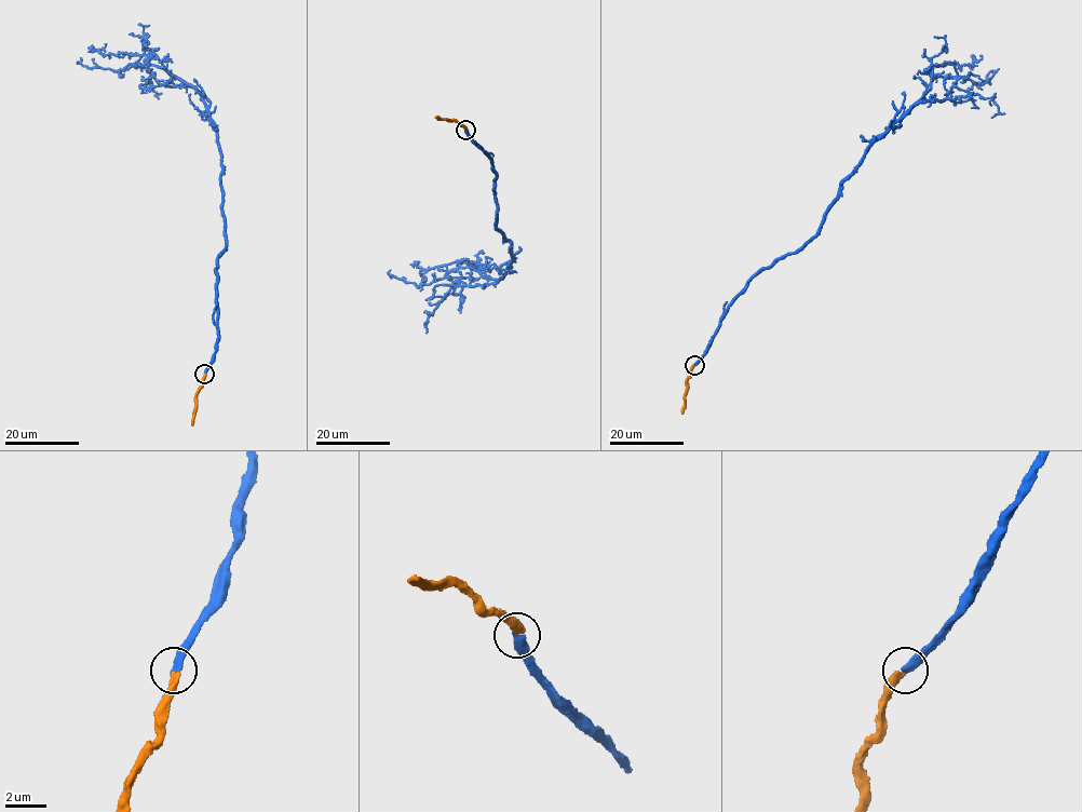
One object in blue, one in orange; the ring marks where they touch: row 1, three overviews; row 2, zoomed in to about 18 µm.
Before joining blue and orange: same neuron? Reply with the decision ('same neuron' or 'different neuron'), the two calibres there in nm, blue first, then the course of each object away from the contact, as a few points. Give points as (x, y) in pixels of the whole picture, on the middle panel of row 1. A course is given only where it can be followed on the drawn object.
same neuron; 400 nm thick on the blue side, 300 nm on the other; blue runs (465, 130), (492, 158), (496, 227), (511, 243), (512, 260), (497, 280), (469, 267), (429, 284), (390, 278); orange runs (465, 130), (454, 120), (435, 117)

